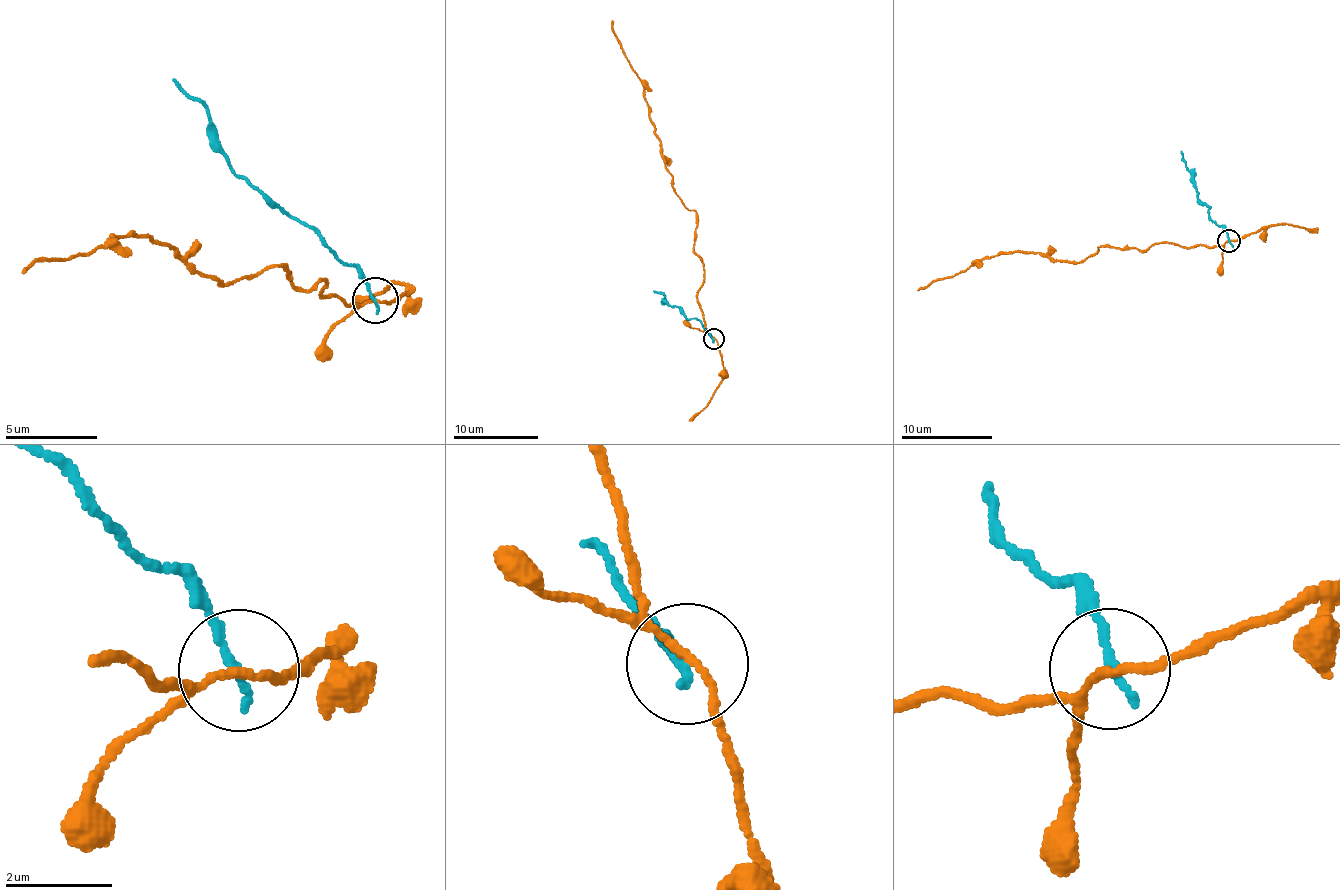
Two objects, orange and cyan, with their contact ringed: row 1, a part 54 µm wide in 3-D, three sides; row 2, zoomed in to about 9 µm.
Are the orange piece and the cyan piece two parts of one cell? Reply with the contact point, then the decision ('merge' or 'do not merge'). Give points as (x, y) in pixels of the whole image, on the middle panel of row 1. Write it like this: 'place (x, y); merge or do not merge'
place (713, 339); do not merge

